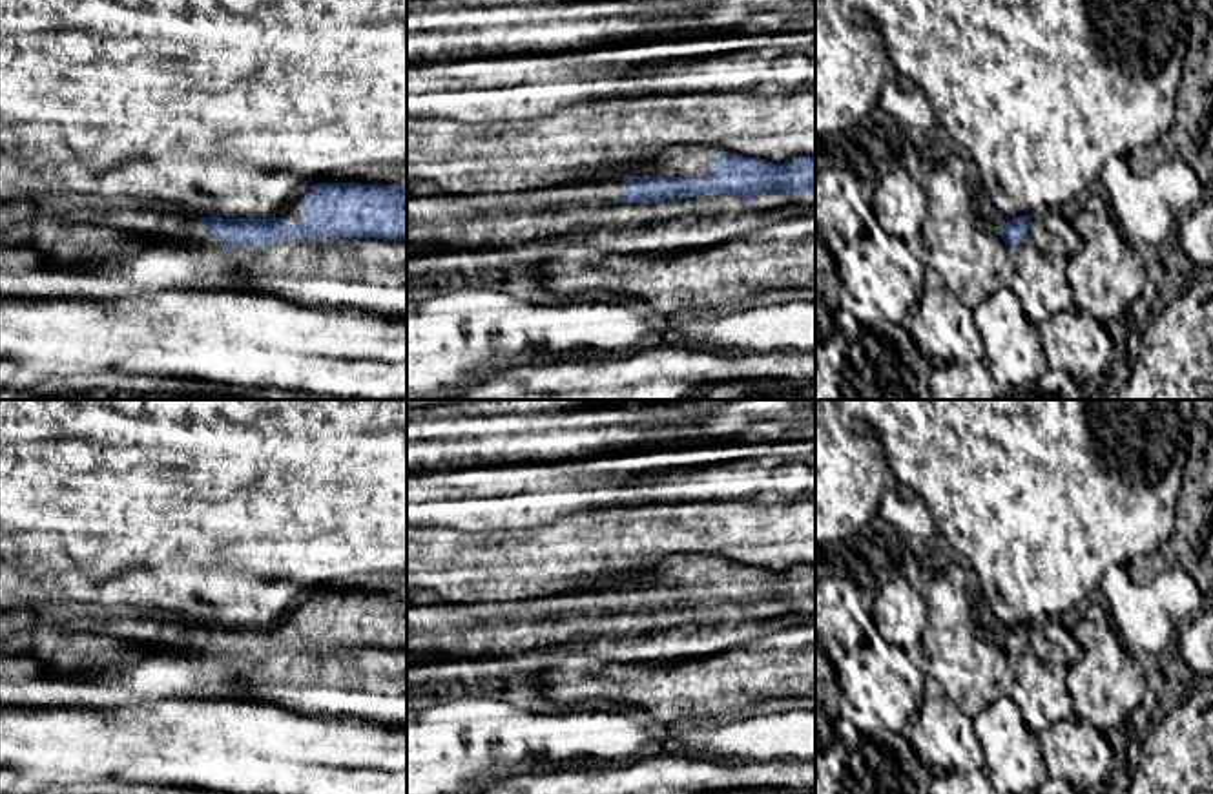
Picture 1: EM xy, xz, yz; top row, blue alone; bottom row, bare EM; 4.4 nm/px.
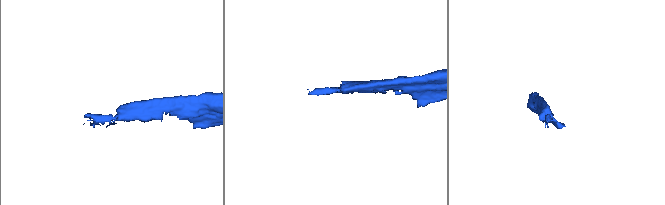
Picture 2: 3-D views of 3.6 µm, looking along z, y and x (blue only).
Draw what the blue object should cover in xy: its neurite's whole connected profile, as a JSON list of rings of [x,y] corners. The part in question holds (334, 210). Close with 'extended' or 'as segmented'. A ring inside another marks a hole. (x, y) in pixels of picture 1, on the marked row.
[[[325,183],[301,199],[303,214],[294,225],[281,219],[199,217],[230,252],[239,246],[268,246],[286,234],[295,239],[345,241],[379,237],[407,241],[407,186]]] | as segmented

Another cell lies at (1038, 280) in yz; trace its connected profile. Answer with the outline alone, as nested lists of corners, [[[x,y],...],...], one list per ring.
[[[1025,235],[1011,248],[1009,261],[1012,265],[1009,288],[1034,325],[1042,325],[1054,314],[1073,308],[1065,257],[1040,252]]]

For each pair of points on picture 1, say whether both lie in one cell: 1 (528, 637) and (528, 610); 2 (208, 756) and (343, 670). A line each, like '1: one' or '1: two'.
1: two
2: two

